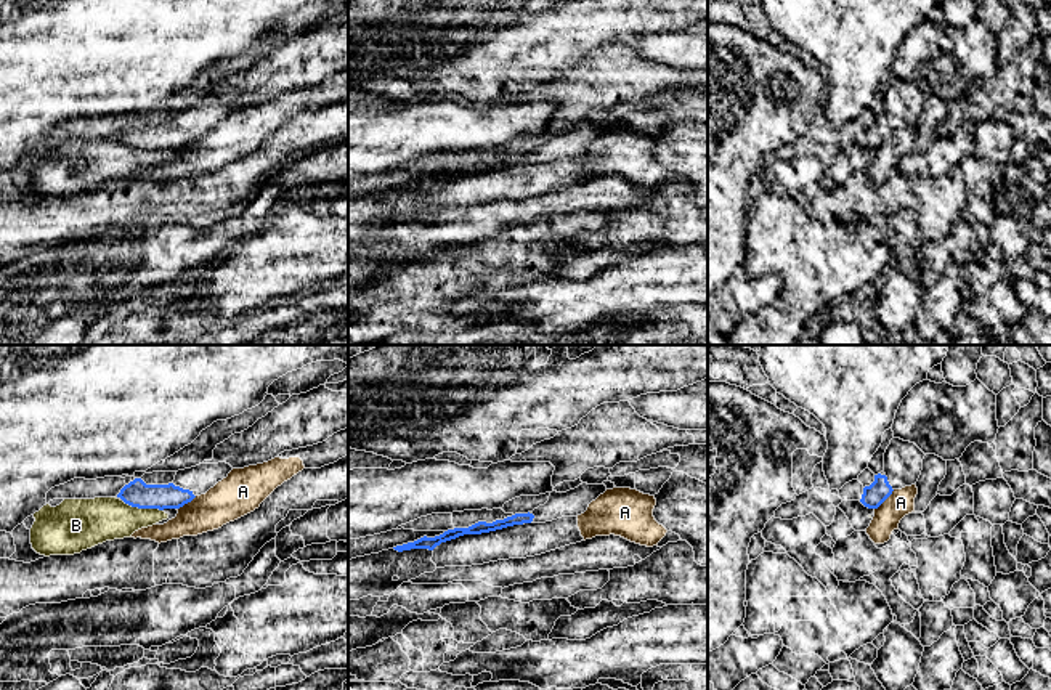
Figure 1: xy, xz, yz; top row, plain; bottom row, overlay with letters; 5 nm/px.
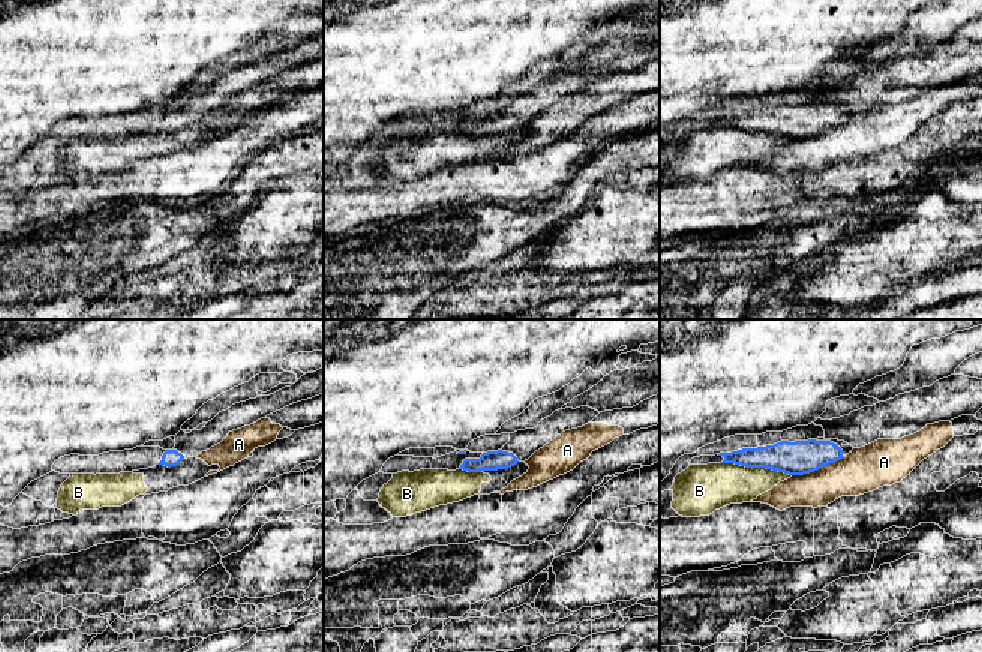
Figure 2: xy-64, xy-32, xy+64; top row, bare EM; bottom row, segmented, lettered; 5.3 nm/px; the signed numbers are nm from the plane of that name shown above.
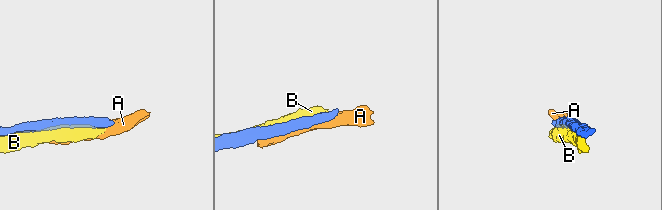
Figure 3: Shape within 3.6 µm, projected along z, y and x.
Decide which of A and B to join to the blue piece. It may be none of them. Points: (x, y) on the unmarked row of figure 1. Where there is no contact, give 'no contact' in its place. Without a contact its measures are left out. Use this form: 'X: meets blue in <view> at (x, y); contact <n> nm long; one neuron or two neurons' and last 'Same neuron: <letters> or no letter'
A: meets blue in yz at (884, 140); contact 140 nm long; two neurons
B: meets blue in xy at (143, 148); contact 220 nm long; two neurons
Same neuron: no letter

